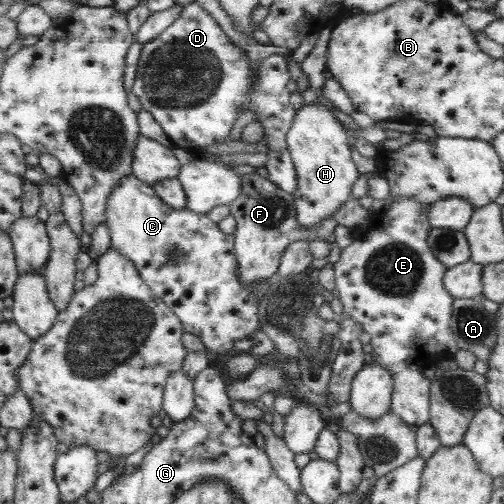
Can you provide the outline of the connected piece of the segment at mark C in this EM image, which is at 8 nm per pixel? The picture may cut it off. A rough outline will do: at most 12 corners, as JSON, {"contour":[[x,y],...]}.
{"contour":[[134,174],[107,223],[187,333],[218,354],[261,330],[234,235]]}

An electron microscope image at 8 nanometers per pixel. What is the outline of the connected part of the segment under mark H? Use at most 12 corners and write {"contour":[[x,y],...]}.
{"contour":[[304,103],[286,136],[296,220],[312,228],[361,175],[345,127]]}

